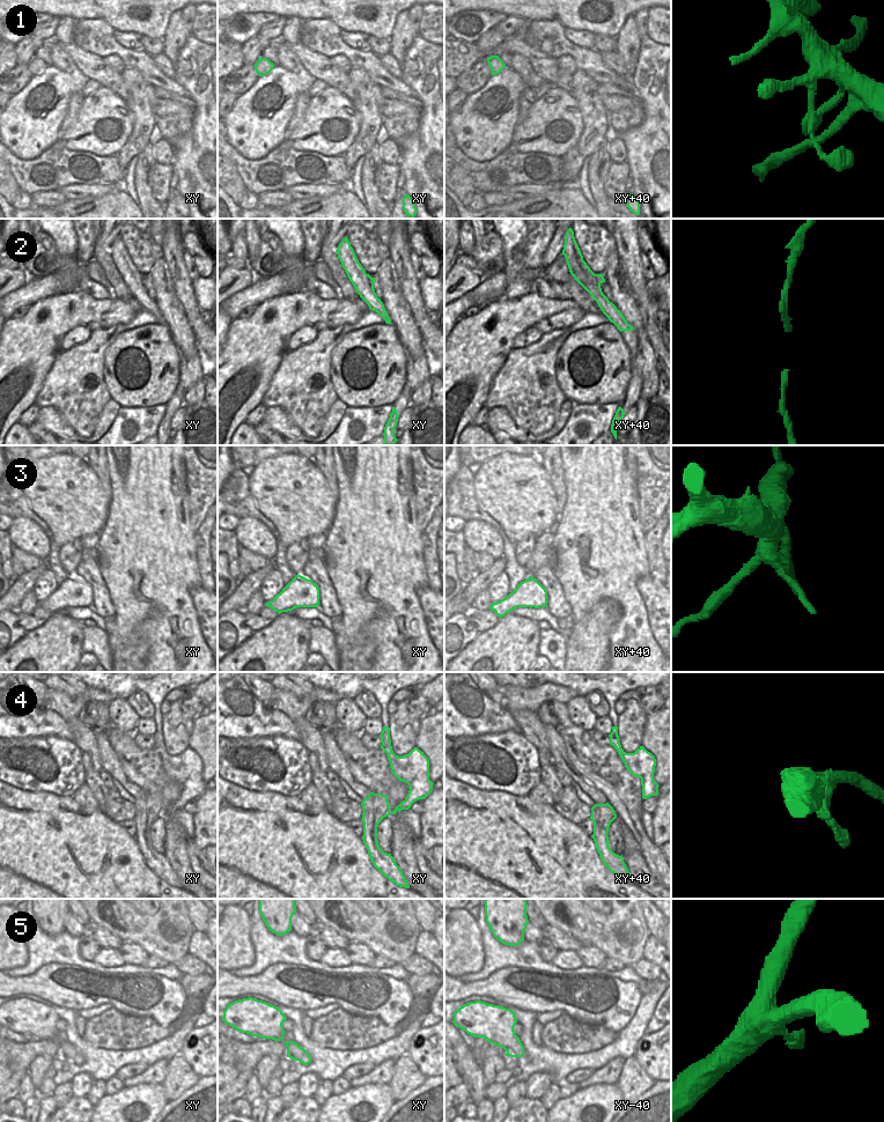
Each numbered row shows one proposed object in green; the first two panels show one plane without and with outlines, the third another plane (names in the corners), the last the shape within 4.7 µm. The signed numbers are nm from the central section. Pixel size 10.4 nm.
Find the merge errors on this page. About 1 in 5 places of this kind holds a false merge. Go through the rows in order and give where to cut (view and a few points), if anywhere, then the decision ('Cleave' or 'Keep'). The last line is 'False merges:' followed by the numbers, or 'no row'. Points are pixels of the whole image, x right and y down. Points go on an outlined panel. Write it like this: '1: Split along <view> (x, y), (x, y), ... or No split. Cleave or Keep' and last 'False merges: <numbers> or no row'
1: No split. Keep
2: No split. Keep
3: Split along xy (273, 599), (275, 605), (284, 611). Cleave
4: Split along xy (396, 755), (399, 761), (395, 769). Cleave
5: No split. Keep
False merges: 3, 4.

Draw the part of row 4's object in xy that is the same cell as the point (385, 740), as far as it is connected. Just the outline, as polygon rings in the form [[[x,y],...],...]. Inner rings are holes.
[[[383,726],[383,730],[380,737],[382,743],[381,748],[386,753],[388,760],[390,762],[390,767],[393,767],[395,769],[397,769],[400,760],[392,751],[391,739],[390,739],[390,728]]]

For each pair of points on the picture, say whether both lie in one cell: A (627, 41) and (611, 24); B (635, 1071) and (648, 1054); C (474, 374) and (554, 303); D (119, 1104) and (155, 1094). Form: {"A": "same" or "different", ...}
{"A": "different", "B": "different", "C": "same", "D": "same"}

